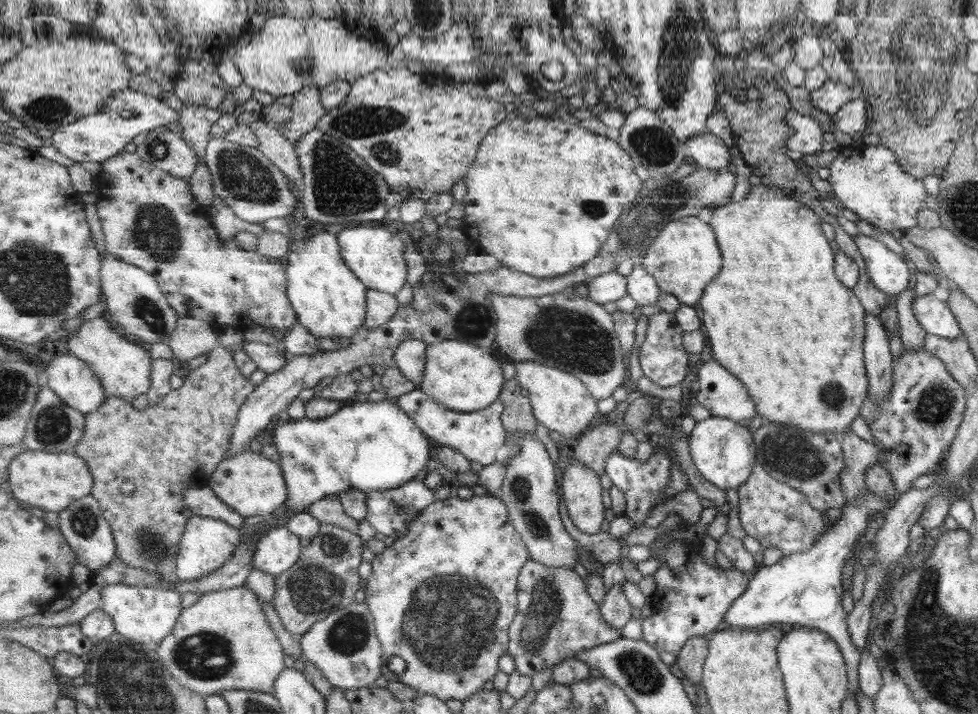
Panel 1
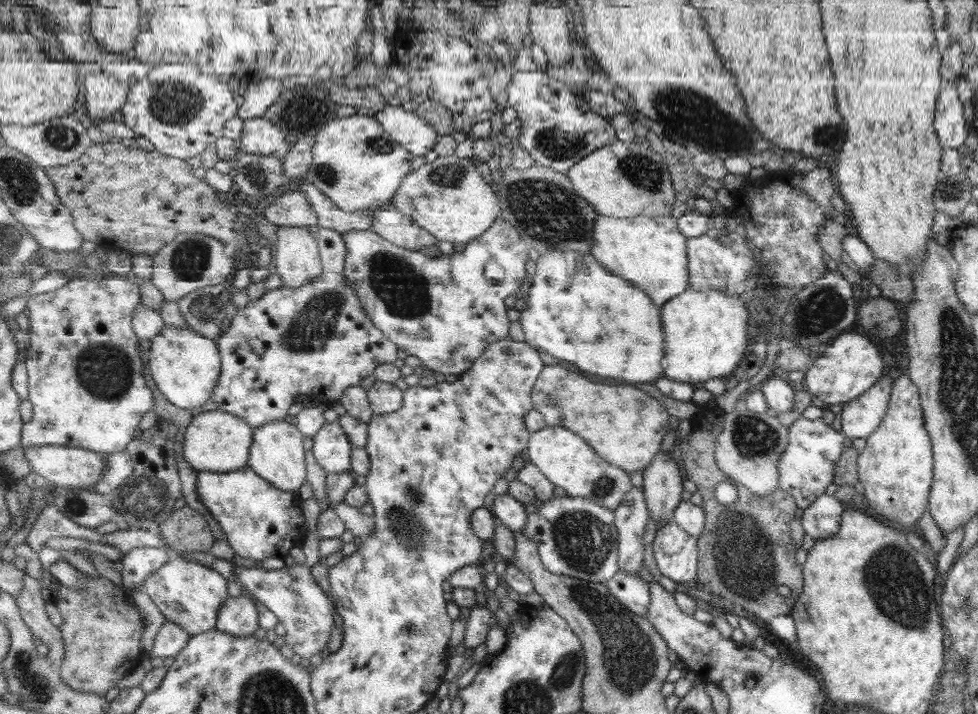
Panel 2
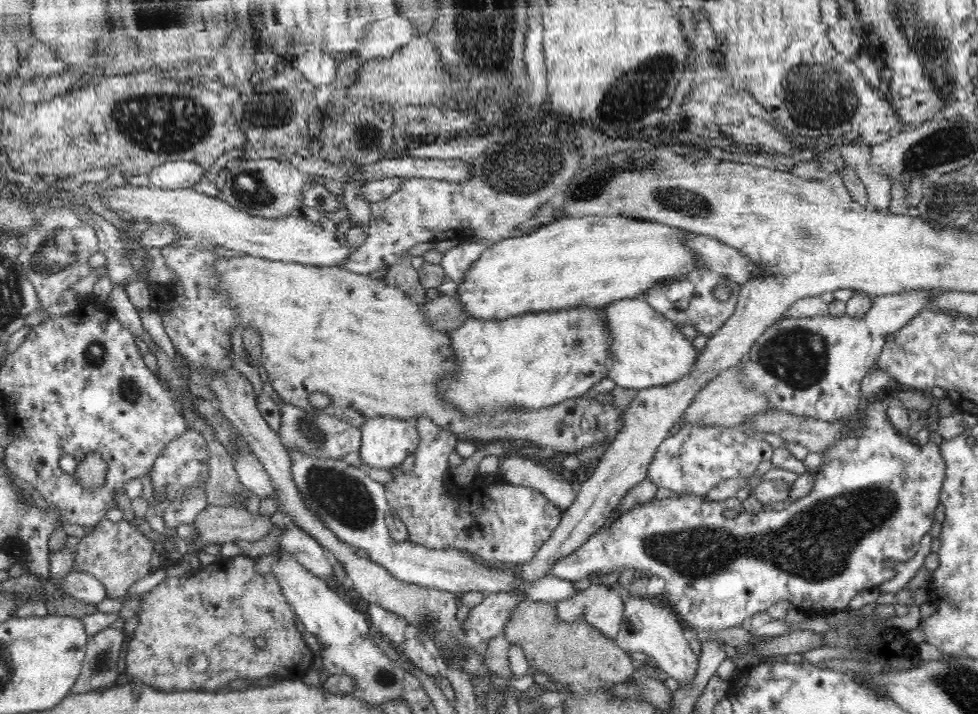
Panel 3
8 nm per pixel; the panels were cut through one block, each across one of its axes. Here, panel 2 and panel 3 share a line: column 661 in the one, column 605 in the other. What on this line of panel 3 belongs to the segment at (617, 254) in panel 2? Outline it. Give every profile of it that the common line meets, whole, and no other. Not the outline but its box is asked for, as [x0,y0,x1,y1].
[457,216,705,318]

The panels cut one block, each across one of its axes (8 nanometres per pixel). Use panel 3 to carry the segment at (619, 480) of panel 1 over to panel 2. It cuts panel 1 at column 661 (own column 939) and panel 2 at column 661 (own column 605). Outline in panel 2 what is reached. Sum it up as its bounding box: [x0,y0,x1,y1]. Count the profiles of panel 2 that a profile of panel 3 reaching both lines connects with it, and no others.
[653,522,699,584]

